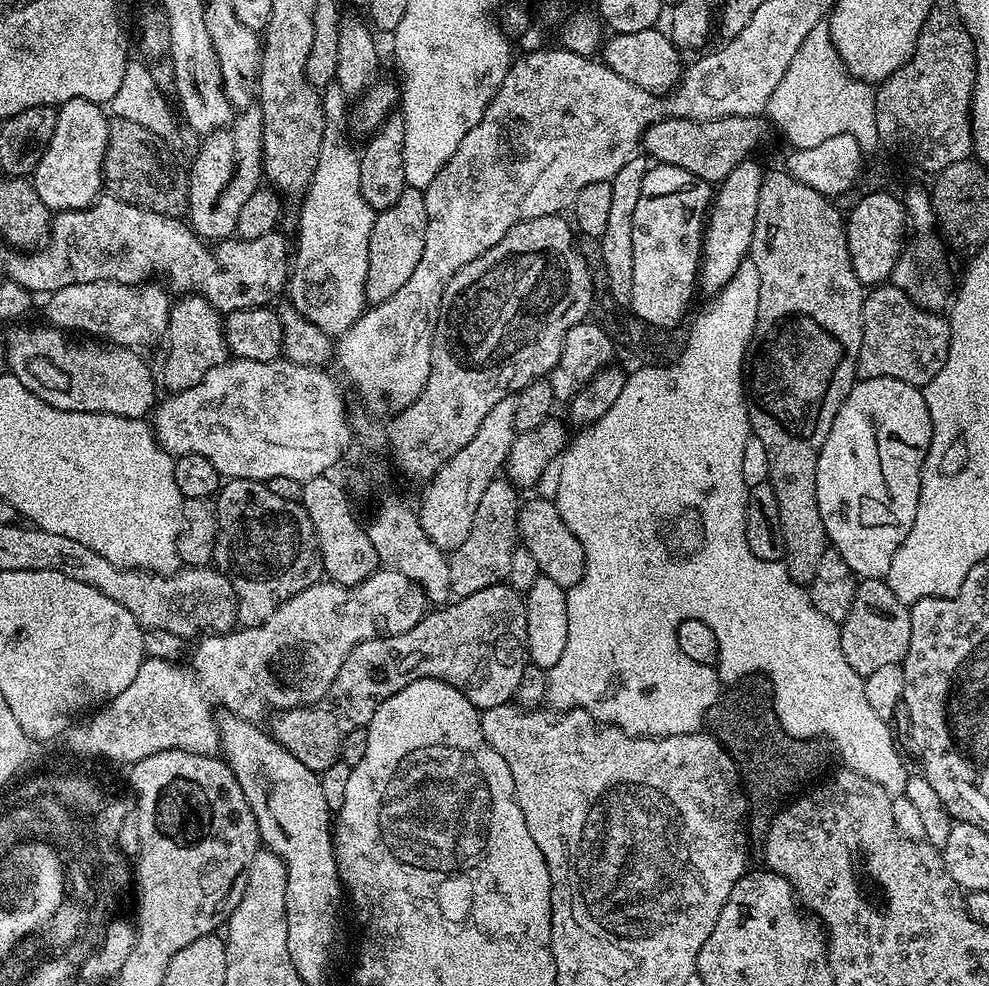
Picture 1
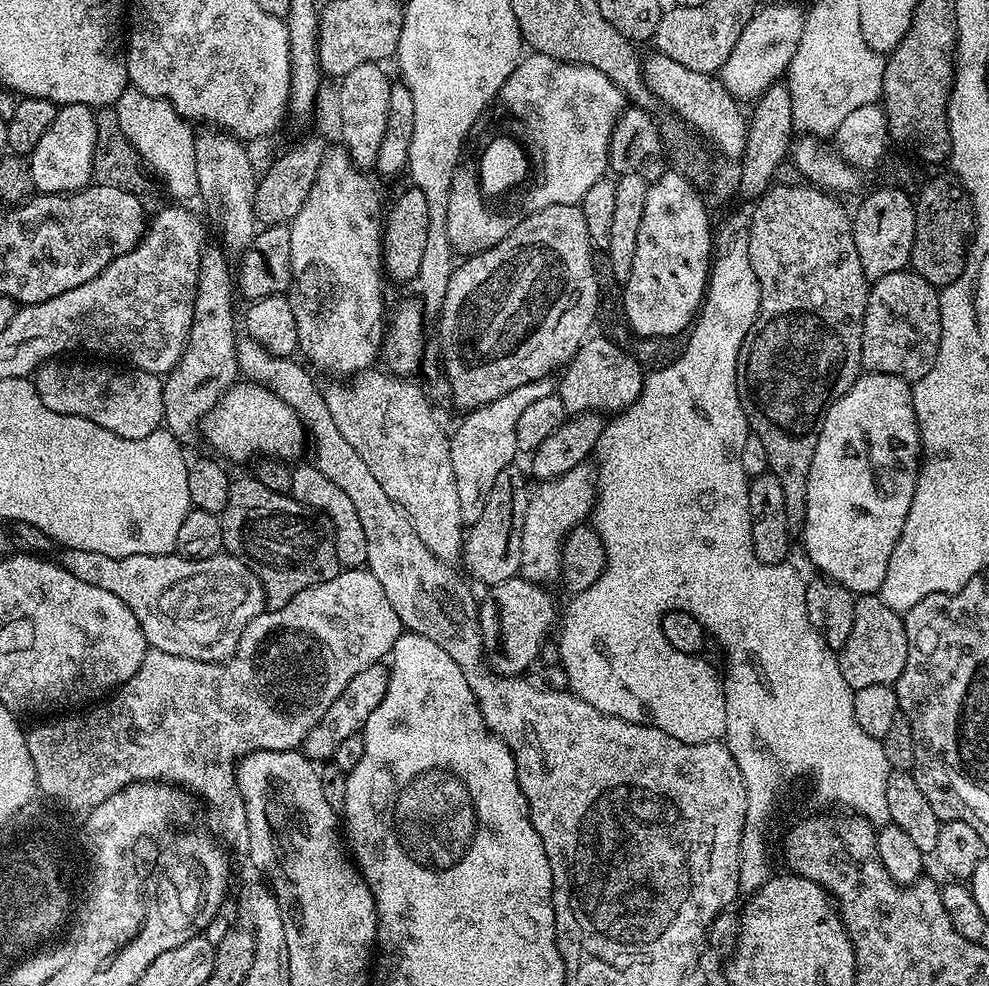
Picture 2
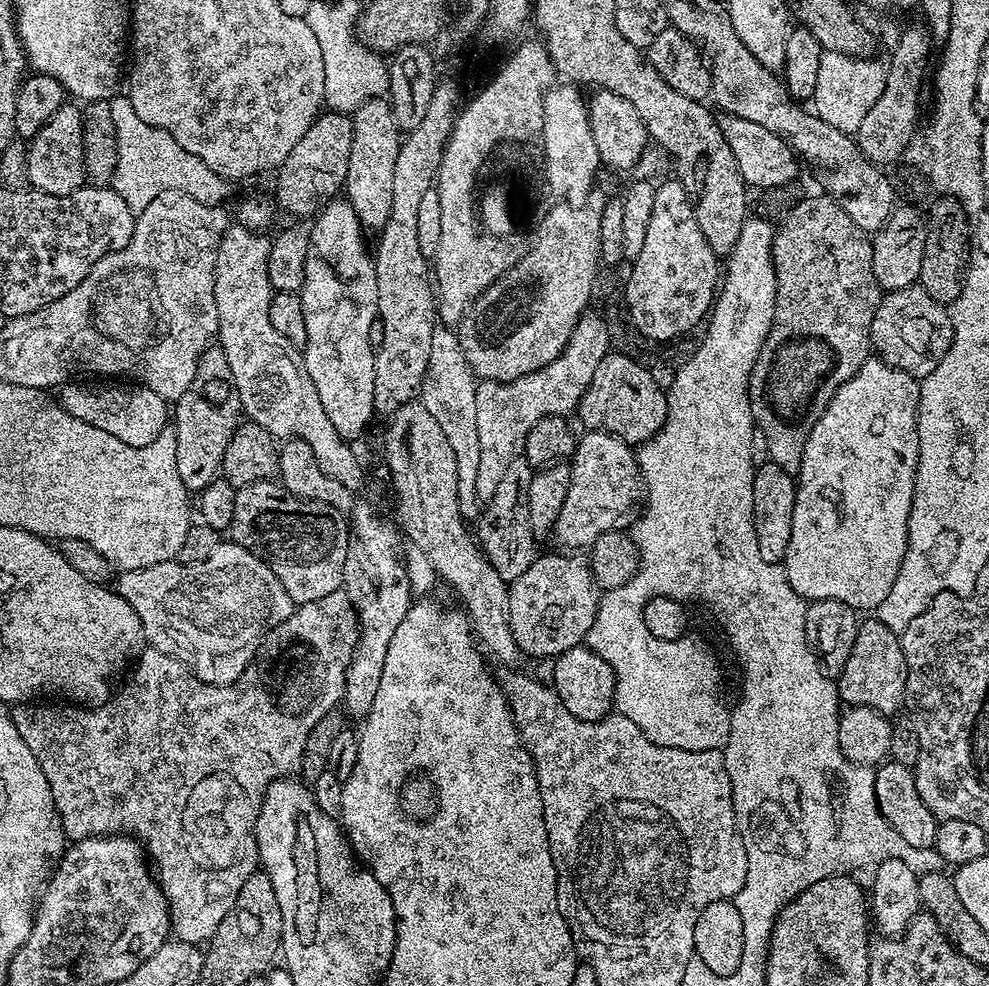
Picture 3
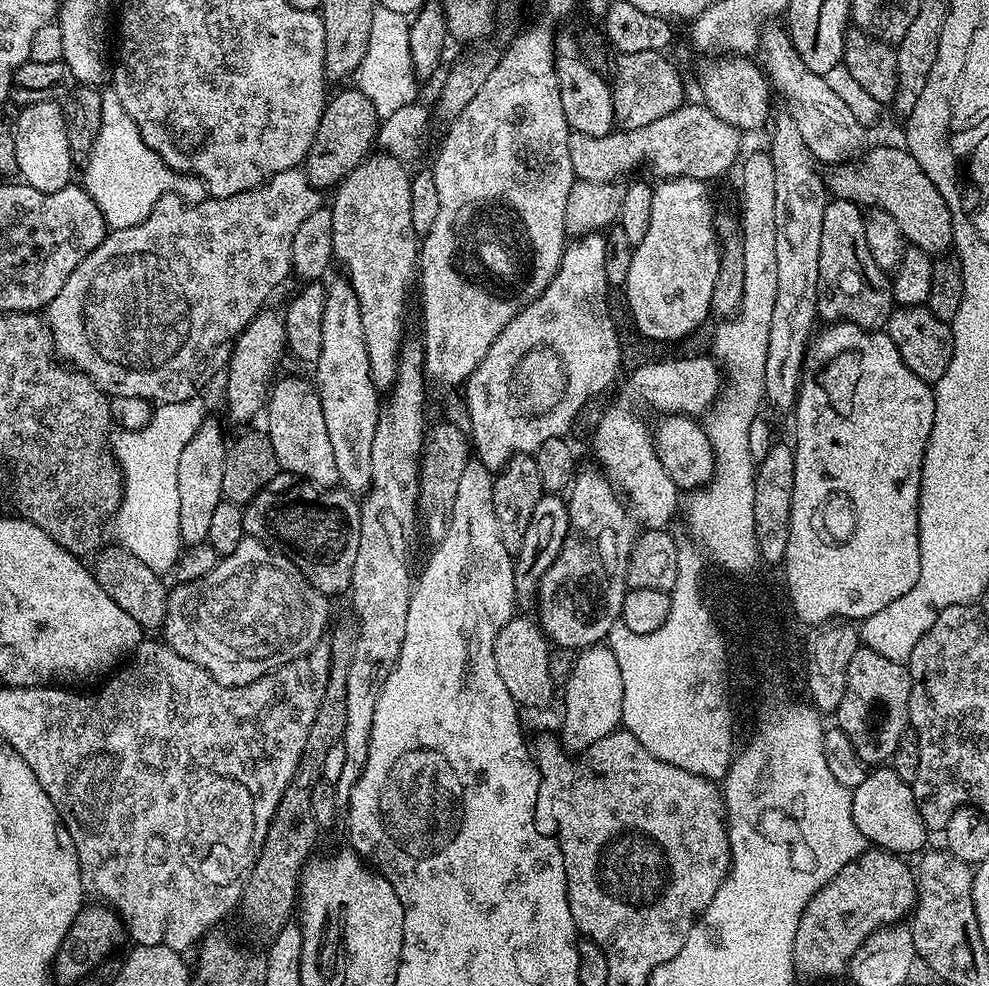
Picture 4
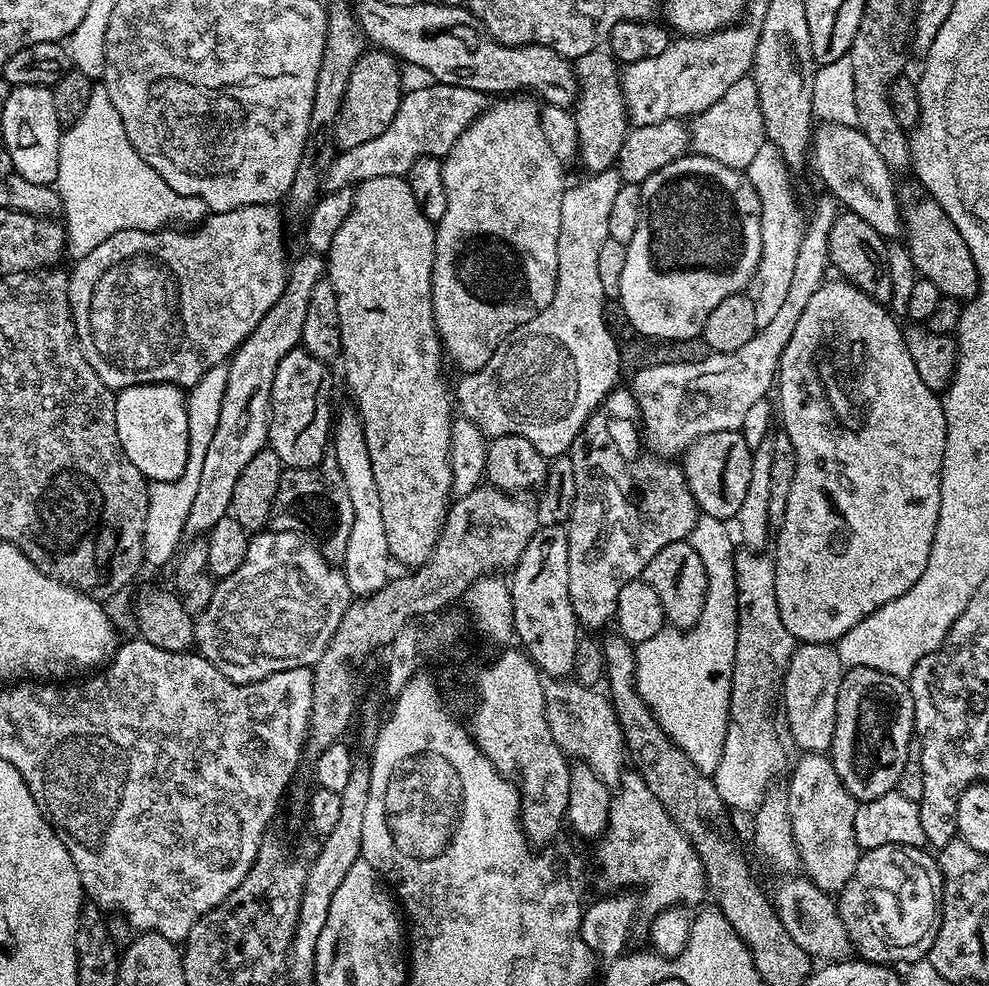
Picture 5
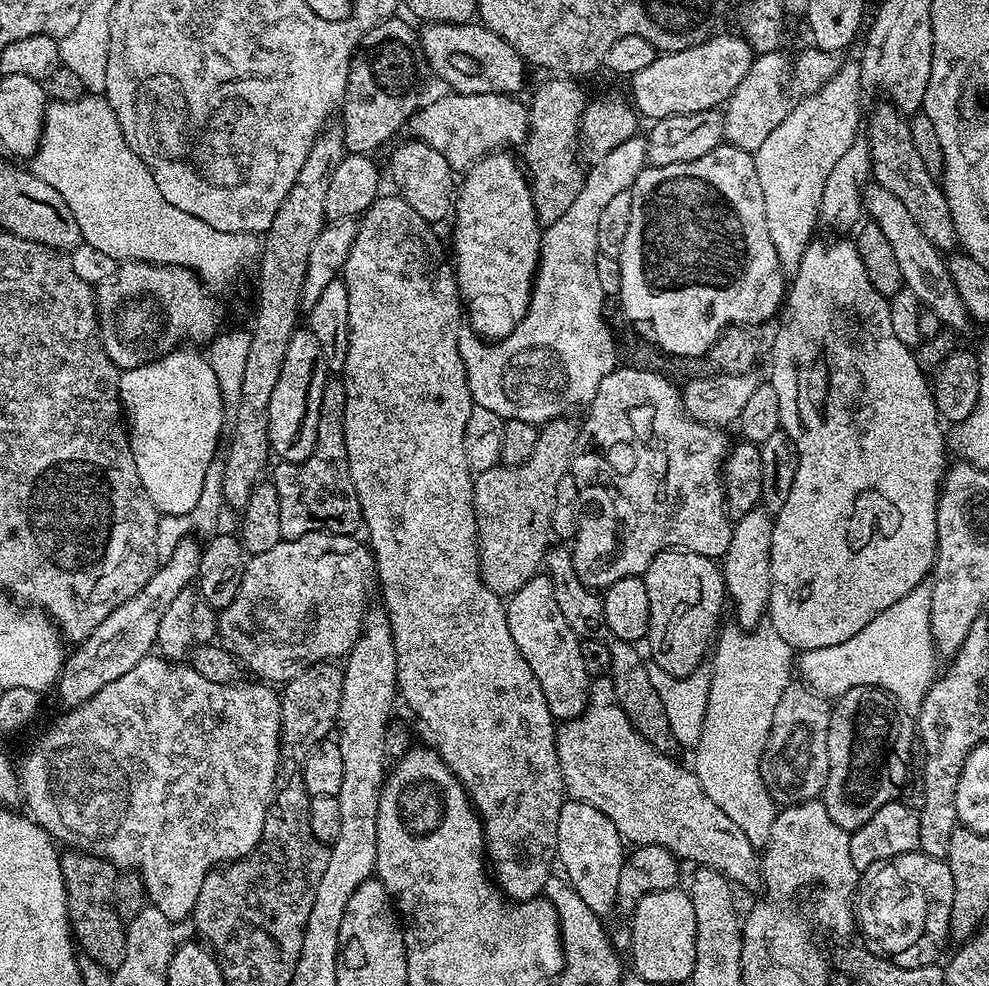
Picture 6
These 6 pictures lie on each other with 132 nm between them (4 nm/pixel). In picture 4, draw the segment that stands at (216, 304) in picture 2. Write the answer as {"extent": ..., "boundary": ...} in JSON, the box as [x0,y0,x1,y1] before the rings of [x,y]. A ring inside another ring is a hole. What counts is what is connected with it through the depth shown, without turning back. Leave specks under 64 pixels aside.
{"extent":[178,418,229,545],"boundary":[[[205,418],[194,438],[186,442],[182,458],[178,458],[178,530],[181,545],[203,544],[210,534],[210,521],[222,494],[222,466],[229,445],[224,444],[224,432],[212,418]]]}

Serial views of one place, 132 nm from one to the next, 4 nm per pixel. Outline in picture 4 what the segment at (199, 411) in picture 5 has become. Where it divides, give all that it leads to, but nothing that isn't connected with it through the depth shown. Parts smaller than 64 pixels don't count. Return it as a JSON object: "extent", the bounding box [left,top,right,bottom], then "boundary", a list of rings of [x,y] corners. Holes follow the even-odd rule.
{"extent":[110,398,205,574],"boundary":[[[200,398],[170,402],[153,407],[146,427],[137,432],[116,430],[110,436],[110,451],[124,474],[124,497],[114,517],[115,543],[161,574],[175,569],[182,551],[178,530],[178,458],[182,458],[186,442],[194,438],[205,418]]]}

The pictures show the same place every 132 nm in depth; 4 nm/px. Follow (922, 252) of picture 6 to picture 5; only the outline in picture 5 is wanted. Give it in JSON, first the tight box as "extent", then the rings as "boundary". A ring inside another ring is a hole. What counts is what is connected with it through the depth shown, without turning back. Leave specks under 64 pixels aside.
{"extent":[810,122,901,238],"boundary":[[[835,122],[821,123],[811,139],[810,160],[812,164],[816,163],[817,174],[828,187],[825,189],[847,211],[862,218],[862,222],[870,222],[870,226],[874,226],[874,230],[878,230],[882,237],[896,238],[901,235],[898,184],[892,181],[893,169],[882,162],[882,154],[870,146],[870,138],[866,138],[866,134],[862,134],[859,128]]]}

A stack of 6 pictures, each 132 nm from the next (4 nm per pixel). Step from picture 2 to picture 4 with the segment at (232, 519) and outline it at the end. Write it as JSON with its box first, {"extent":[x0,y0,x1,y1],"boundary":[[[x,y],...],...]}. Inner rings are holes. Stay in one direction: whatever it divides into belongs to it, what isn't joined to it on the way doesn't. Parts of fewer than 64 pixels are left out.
{"extent":[243,470,360,598],"boundary":[[[283,470],[277,472],[261,492],[254,494],[252,501],[243,505],[244,530],[253,540],[263,540],[269,546],[283,550],[296,561],[302,574],[319,592],[335,598],[339,592],[347,593],[352,587],[354,558],[358,558],[360,541],[360,506],[357,497],[343,487],[318,488],[309,480],[301,480]]]}

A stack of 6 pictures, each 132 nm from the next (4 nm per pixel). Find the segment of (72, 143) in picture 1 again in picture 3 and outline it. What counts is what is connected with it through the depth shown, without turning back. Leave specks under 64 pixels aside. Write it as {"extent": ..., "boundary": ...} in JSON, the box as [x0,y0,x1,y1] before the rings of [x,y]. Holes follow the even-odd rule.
{"extent":[27,102,85,196],"boundary":[[[65,102],[28,144],[27,183],[37,192],[61,196],[78,190],[85,183],[81,109],[75,106],[75,103]]]}

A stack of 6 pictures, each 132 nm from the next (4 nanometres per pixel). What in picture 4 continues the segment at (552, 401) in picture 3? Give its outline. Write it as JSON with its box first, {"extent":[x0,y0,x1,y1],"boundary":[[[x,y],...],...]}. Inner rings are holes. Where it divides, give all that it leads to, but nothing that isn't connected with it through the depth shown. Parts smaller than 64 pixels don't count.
{"extent":[463,254,621,474],"boundary":[[[566,254],[562,258],[562,262],[558,266],[558,270],[554,274],[554,278],[550,282],[548,288],[541,291],[537,300],[532,300],[525,308],[518,313],[517,316],[504,328],[502,334],[498,338],[494,338],[494,346],[490,346],[490,350],[486,354],[486,358],[482,358],[482,362],[478,362],[478,366],[473,370],[463,385],[463,399],[468,406],[468,420],[470,423],[470,444],[474,449],[475,459],[480,460],[486,470],[493,474],[500,471],[504,467],[511,456],[517,454],[535,454],[542,442],[550,442],[550,438],[555,436],[564,438],[569,434],[568,427],[576,420],[576,415],[584,408],[584,403],[591,396],[599,394],[603,388],[608,388],[612,384],[612,379],[616,376],[616,371],[621,371],[620,363],[620,336],[618,329],[610,318],[608,313],[608,298],[610,295],[610,286],[606,282],[606,255],[598,254],[598,256],[572,256]]]}

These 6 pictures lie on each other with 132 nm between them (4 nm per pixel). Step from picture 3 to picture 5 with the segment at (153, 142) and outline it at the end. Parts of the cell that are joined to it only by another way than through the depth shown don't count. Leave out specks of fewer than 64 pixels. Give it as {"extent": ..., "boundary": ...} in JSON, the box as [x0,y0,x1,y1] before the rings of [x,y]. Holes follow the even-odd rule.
{"extent":[54,82,209,258],"boundary":[[[103,82],[93,83],[86,110],[82,110],[79,118],[63,129],[54,187],[60,194],[62,220],[66,225],[66,252],[72,258],[90,254],[94,246],[102,246],[110,234],[118,234],[122,230],[154,232],[163,229],[165,225],[195,226],[209,215],[202,198],[183,196],[170,190],[170,186],[166,186],[166,182],[143,160],[138,150],[134,150],[130,138],[126,138],[126,126],[122,126],[122,118],[118,118],[118,110],[114,110],[114,102],[110,102],[110,94],[106,94]]]}

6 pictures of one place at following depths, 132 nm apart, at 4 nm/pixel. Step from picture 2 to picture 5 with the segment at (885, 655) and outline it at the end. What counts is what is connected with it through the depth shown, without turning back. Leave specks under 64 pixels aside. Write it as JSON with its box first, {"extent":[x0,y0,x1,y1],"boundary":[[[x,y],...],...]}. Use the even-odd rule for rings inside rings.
{"extent":[830,668,914,802],"boundary":[[[848,668],[838,690],[838,706],[830,755],[832,765],[846,790],[858,802],[873,800],[893,791],[904,772],[908,747],[914,744],[914,698],[909,681],[903,676],[886,674],[873,668]]]}

